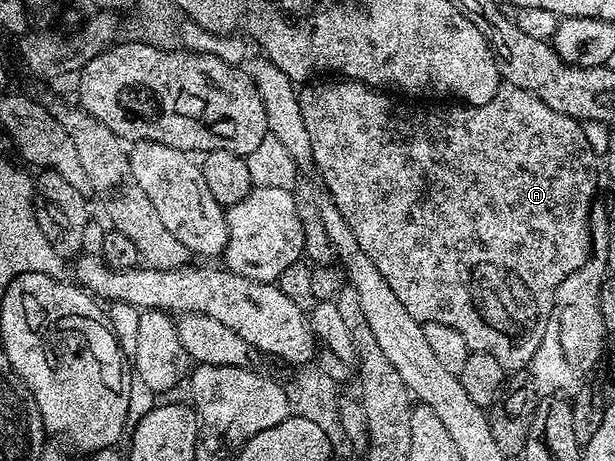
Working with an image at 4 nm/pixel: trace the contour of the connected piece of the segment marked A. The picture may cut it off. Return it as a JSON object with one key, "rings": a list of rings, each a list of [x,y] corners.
{"rings":[[[341,77],[333,81],[337,83],[317,82],[321,81],[313,81],[308,85],[302,86],[297,96],[299,105],[303,109],[303,123],[307,125],[307,133],[311,133],[311,147],[313,149],[312,166],[314,168],[317,167],[321,173],[322,178],[320,177],[320,180],[323,182],[328,196],[336,204],[339,211],[343,213],[347,225],[351,225],[351,231],[355,233],[355,237],[359,241],[363,253],[367,253],[367,257],[371,257],[371,261],[375,261],[375,269],[379,269],[379,273],[383,273],[383,281],[387,281],[387,285],[391,285],[392,291],[395,292],[395,297],[399,297],[399,301],[403,301],[407,313],[411,313],[411,317],[418,319],[421,324],[438,322],[439,325],[447,325],[451,329],[458,330],[466,339],[470,351],[491,353],[491,357],[495,357],[495,361],[499,361],[499,365],[503,365],[506,372],[512,373],[528,368],[529,362],[535,357],[535,349],[539,349],[539,341],[543,341],[543,329],[547,329],[547,321],[553,312],[555,289],[559,289],[559,285],[563,285],[563,281],[568,275],[575,273],[575,269],[579,269],[588,261],[593,250],[593,236],[589,234],[589,214],[593,212],[595,206],[595,200],[593,198],[597,195],[598,156],[594,152],[591,140],[585,135],[582,120],[573,119],[570,115],[564,115],[555,109],[551,109],[551,105],[543,102],[534,91],[528,91],[523,87],[516,87],[514,83],[502,82],[501,86],[497,88],[495,97],[491,97],[491,101],[487,101],[483,105],[475,105],[474,103],[466,105],[461,101],[449,101],[444,104],[446,107],[420,107],[417,104],[420,102],[402,101],[400,98],[394,97],[384,90],[376,87],[368,87],[366,83],[360,83],[357,79]]]}

